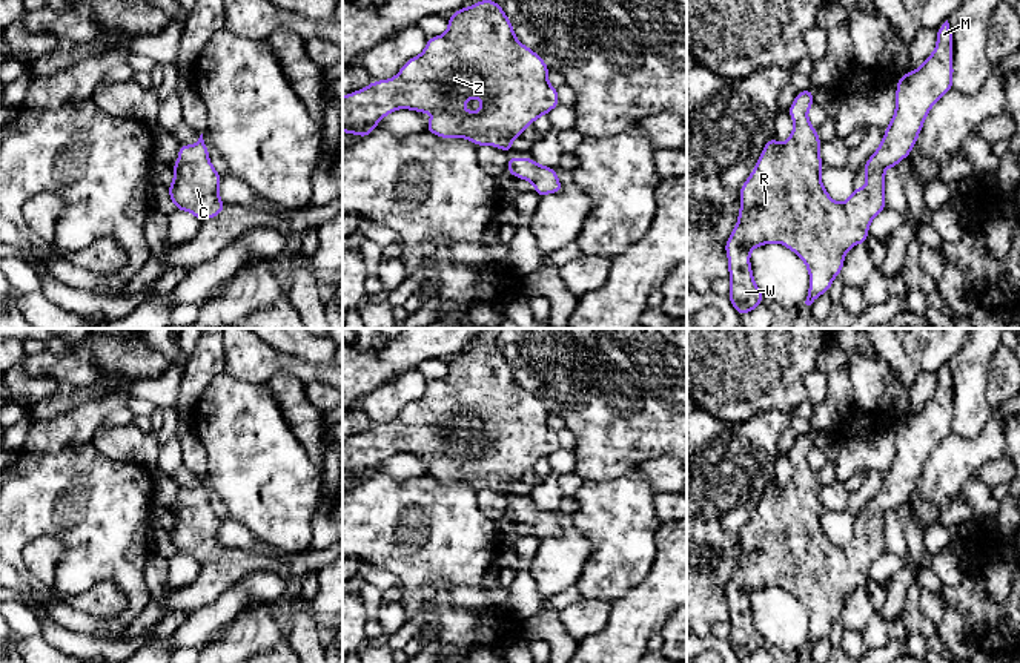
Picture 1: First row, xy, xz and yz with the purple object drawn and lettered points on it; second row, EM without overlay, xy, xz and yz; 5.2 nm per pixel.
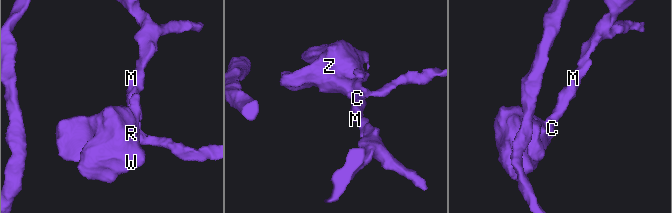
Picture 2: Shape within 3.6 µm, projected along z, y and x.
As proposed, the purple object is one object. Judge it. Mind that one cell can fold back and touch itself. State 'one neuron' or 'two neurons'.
one neuron

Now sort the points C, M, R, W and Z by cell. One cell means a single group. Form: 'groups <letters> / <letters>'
groups C M R W Z

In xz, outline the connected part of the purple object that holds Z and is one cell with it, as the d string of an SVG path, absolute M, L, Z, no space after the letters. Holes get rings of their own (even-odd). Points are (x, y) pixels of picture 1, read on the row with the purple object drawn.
M495 0L461 8L447 23L447 32L427 38L426 49L406 61L393 78L372 81L343 97L343 132L364 138L390 112L410 109L436 114L436 118L427 120L426 130L439 138L467 138L476 146L496 146L507 153L513 150L513 138L559 104L556 87L547 81L548 66L516 38L508 17ZM476 97L482 100L482 107L467 114L464 101Z

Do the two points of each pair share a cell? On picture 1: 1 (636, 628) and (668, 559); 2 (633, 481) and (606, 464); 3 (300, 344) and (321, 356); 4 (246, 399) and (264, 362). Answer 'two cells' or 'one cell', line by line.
1: one cell
2: two cells
3: one cell
4: two cells

